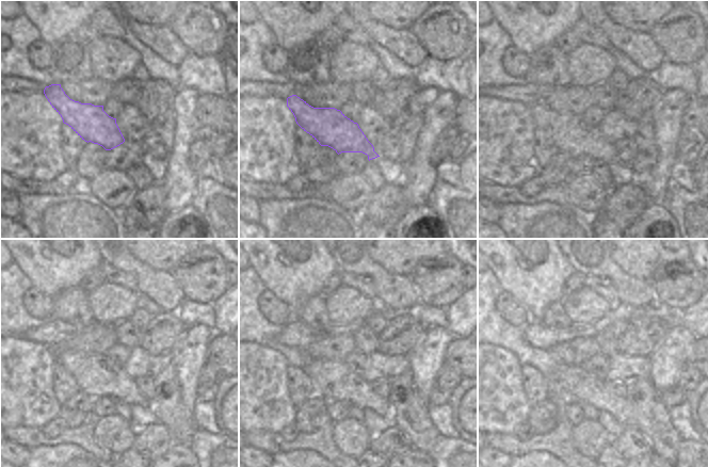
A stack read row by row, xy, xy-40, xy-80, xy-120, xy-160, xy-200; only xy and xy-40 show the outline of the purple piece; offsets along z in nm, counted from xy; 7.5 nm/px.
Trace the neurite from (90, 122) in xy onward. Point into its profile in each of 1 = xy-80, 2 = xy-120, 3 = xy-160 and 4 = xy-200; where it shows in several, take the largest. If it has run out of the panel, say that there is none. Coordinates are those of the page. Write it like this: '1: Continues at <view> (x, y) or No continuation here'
1: Continues at xy-80 (569, 132)
2: Continues at xy-120 (97, 375)
3: Continues at xy-160 (334, 381)
4: Continues at xy-200 (573, 383).

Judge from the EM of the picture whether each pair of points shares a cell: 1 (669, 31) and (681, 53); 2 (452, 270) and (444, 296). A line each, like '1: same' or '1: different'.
1: same
2: same

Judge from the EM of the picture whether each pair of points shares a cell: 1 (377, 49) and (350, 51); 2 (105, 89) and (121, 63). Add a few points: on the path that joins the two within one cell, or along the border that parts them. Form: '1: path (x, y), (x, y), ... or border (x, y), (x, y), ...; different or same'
1: border (369, 46), (380, 64); different
2: border (93, 77), (103, 79), (111, 84); different

